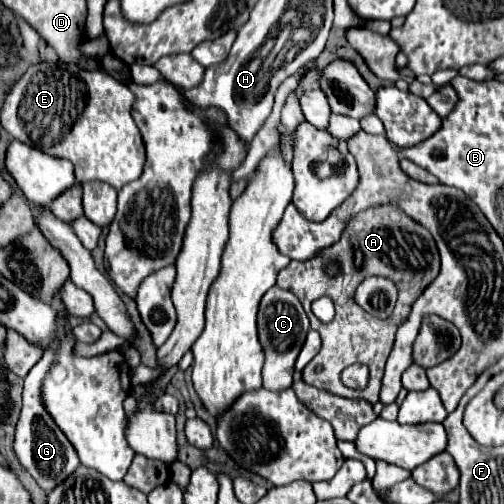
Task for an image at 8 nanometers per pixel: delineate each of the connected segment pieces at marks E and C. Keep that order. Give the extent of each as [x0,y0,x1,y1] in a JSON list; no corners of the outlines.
[[1,61,145,191],[257,285,309,391]]

